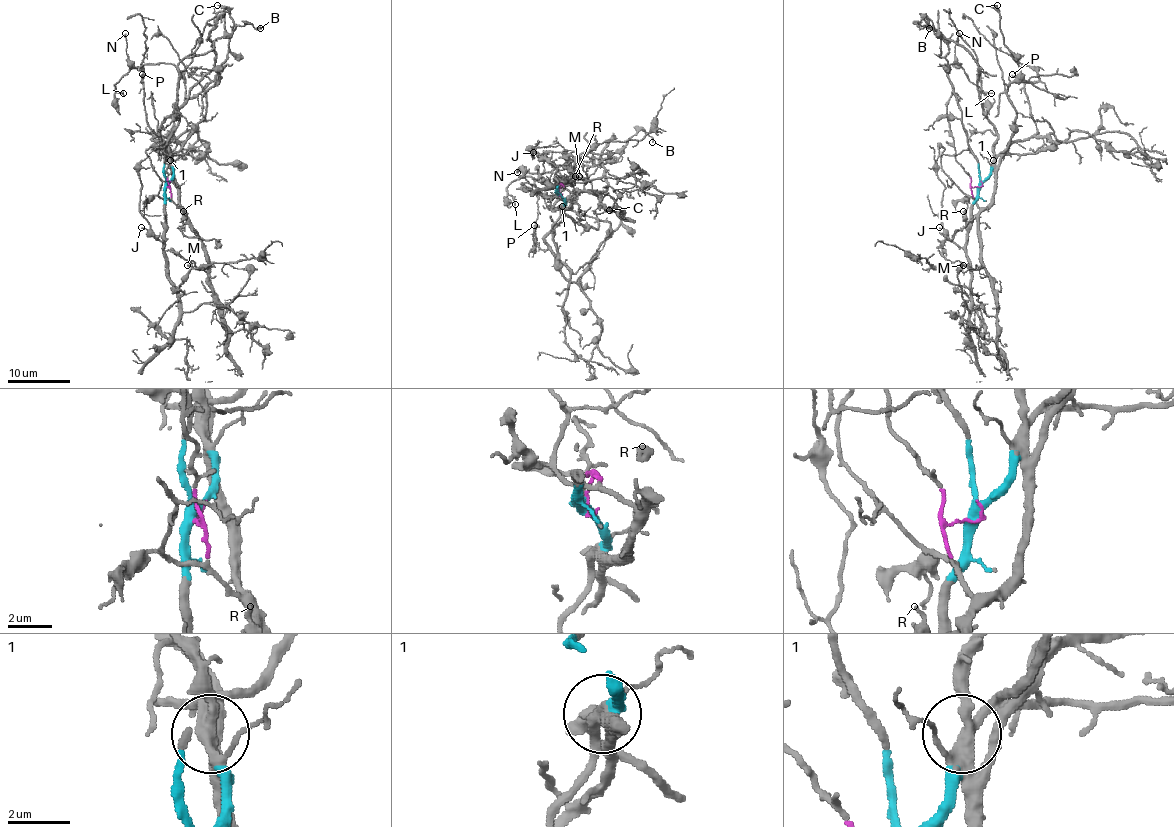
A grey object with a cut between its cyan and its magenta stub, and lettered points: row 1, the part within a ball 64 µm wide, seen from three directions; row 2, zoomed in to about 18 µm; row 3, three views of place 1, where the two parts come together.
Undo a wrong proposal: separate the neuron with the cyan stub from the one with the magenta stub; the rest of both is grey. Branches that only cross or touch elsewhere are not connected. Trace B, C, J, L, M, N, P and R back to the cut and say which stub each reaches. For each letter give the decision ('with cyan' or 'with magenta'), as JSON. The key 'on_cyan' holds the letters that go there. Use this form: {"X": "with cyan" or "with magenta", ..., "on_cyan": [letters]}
{"B": "with cyan", "C": "with cyan", "J": "with cyan", "L": "with cyan", "M": "with magenta", "N": "with cyan", "P": "with magenta", "R": "with magenta", "on_cyan": ["B", "C", "J", "L", "N"]}

